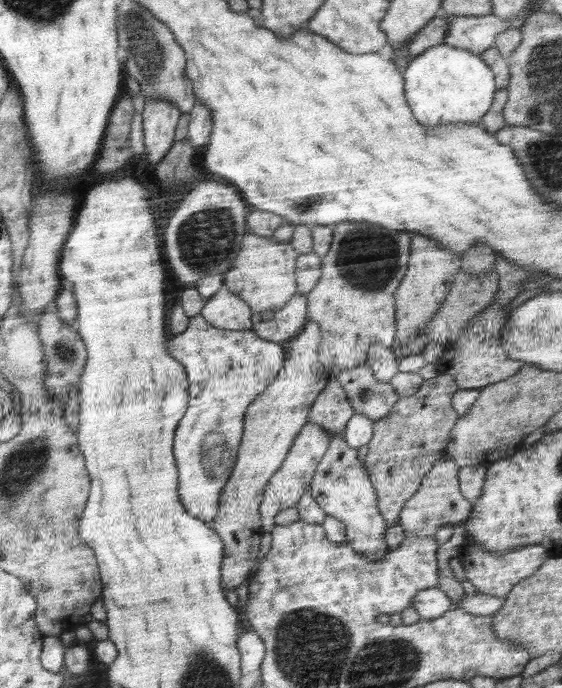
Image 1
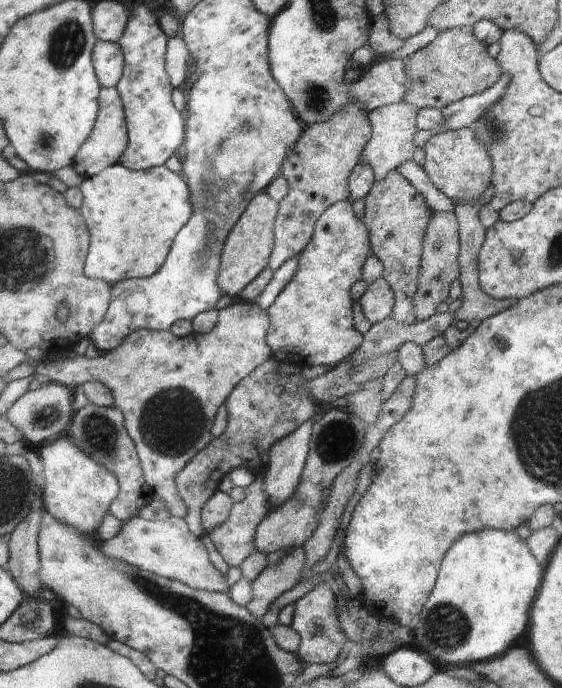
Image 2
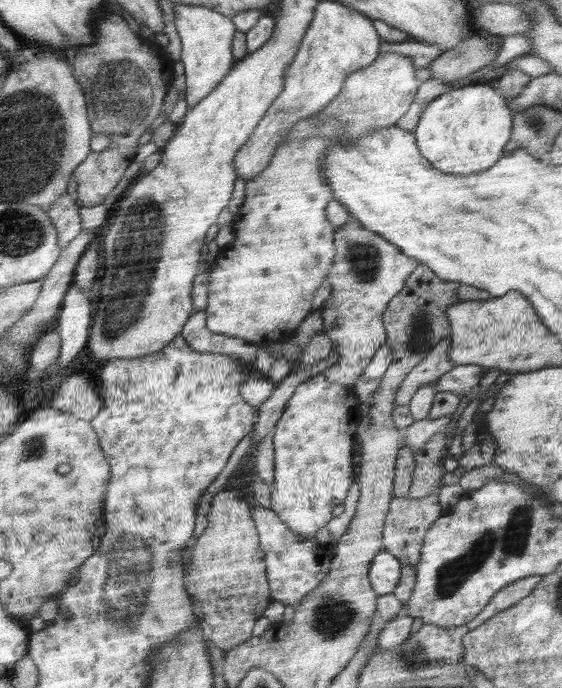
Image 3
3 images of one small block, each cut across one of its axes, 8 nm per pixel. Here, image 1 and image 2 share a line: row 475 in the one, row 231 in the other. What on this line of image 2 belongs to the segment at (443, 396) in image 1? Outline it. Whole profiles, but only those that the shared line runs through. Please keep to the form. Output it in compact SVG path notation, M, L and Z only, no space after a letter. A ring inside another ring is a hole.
M397 170L388 173L382 181L376 180L364 202L363 217L371 234L372 250L382 261L382 278L387 279L395 293L394 320L410 326L417 322L413 300L420 278L424 234L434 211L426 204L424 196Z

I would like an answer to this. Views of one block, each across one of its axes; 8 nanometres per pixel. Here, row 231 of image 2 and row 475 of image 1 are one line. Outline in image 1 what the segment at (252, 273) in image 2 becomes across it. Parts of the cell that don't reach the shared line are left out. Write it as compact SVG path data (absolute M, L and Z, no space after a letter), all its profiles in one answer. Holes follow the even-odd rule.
M310 320L302 331L293 335L288 348L288 362L284 362L284 368L280 369L276 380L268 385L268 390L264 389L264 394L260 393L260 398L252 401L248 422L243 422L238 464L220 494L219 513L212 520L212 528L227 544L223 563L224 589L232 591L244 582L262 538L259 508L265 496L264 488L282 468L303 427L310 422L311 406L328 384L326 368L319 361L322 336L319 322Z

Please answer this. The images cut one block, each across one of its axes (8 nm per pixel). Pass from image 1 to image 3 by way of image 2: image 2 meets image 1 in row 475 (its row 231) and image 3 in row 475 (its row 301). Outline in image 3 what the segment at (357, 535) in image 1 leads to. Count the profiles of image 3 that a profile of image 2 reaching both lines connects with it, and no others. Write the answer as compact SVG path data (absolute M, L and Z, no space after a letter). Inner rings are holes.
M323 374L316 375L295 387L294 394L282 412L271 433L274 446L274 485L271 488L271 509L279 515L292 531L316 540L319 530L332 520L334 506L342 504L354 484L353 447L355 446L356 426L359 426L360 410L355 390L332 382Z

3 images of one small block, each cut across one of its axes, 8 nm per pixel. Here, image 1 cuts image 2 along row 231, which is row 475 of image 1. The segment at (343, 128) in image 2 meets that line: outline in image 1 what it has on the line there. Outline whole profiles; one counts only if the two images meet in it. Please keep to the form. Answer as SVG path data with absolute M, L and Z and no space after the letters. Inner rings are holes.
M308 422L303 427L282 468L271 478L270 484L267 486L266 496L260 505L259 511L263 516L265 532L270 532L275 528L275 520L279 513L298 505L304 494L309 492L316 467L324 457L330 440L329 433L316 423Z

